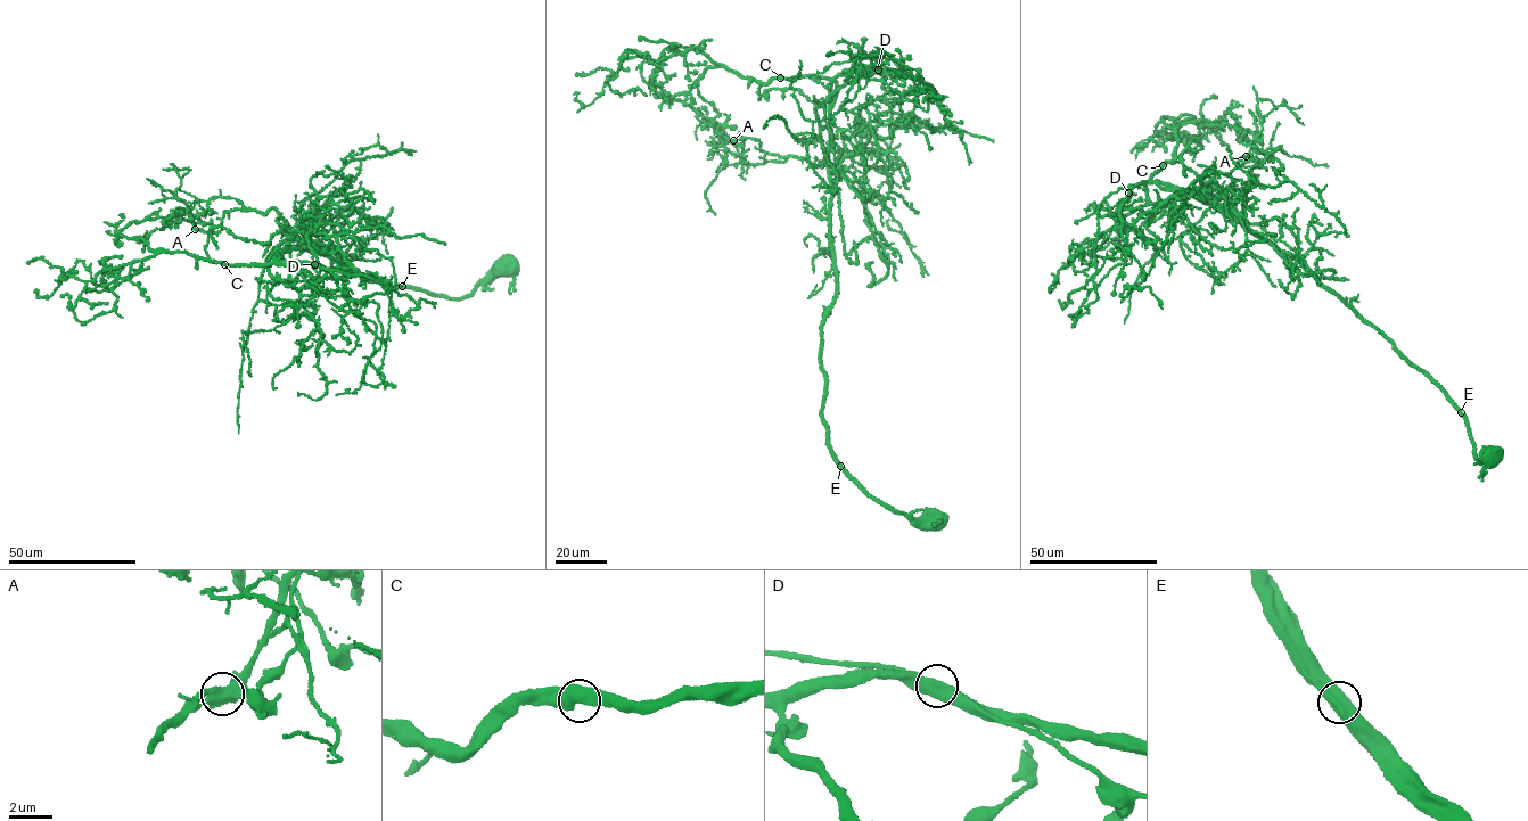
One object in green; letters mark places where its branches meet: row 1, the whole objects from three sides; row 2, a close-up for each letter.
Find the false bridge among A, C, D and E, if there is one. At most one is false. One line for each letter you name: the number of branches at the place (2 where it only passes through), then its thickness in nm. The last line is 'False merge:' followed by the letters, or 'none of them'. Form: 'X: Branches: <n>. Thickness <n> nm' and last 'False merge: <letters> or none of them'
D: Branches: 2. Thickness 600 nm
False merge: D

